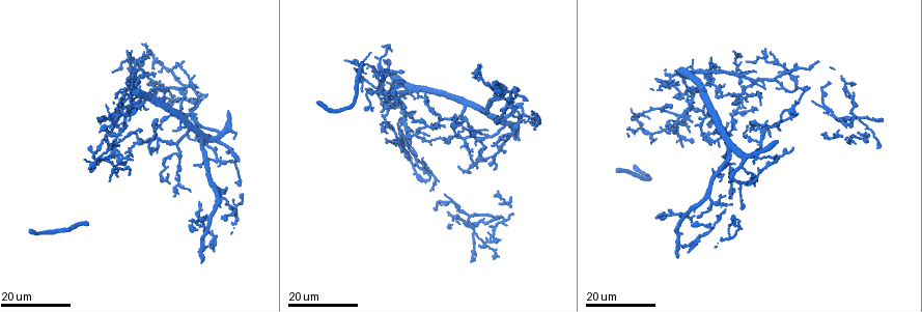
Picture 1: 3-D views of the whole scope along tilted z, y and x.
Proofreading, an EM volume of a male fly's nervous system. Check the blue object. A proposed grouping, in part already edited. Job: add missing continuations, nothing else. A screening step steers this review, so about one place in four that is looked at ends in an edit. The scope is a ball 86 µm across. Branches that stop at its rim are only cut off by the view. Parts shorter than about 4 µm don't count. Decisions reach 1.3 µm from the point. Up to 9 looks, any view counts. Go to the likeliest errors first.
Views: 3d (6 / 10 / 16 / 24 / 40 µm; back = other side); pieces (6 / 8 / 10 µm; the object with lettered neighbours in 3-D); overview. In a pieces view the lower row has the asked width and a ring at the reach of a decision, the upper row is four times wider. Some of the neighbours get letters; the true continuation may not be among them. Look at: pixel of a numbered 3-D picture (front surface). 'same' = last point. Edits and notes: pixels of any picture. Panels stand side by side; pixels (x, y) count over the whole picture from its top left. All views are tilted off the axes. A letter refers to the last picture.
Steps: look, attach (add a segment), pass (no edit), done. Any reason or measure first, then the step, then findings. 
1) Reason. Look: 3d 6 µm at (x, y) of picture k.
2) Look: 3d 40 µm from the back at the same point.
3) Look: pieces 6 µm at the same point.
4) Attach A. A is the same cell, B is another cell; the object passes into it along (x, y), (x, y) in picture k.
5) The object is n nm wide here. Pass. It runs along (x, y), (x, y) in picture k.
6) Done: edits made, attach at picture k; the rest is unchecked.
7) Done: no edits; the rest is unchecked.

Free end. Look: 3d 16 µm at (747, 73) of picture 1.

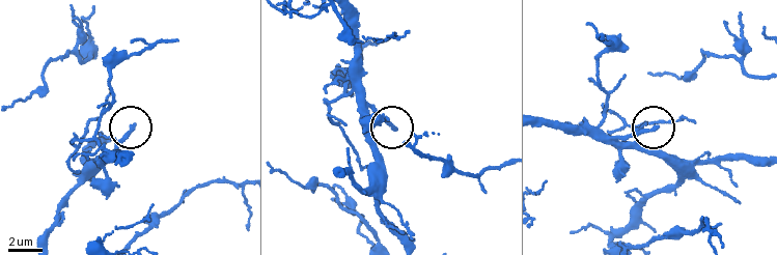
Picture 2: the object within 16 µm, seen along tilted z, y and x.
Look: pieces 6 µm at (657, 128) of picture 2.

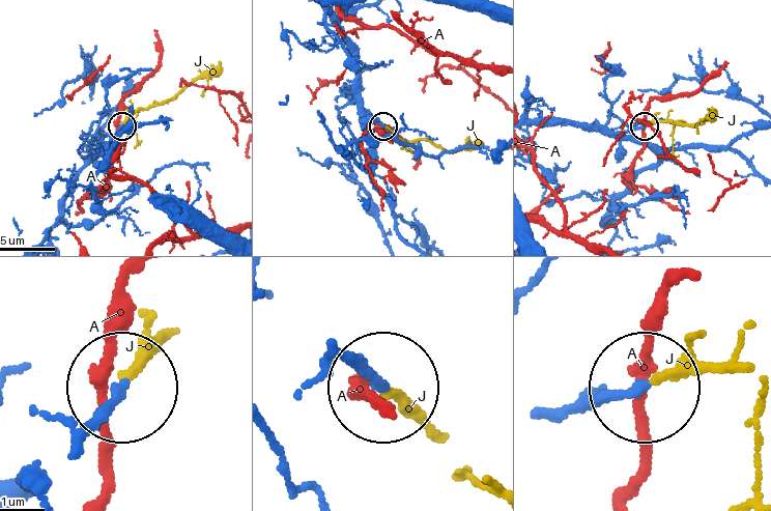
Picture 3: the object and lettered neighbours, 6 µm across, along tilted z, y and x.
Attach J. J is the same cell, A is another cell; the object passes into it along (346, 352), (436, 428) in picture 3; it goes on there.

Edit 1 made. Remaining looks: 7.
Look: 3d 16 µm at (491, 144) of picture 1.

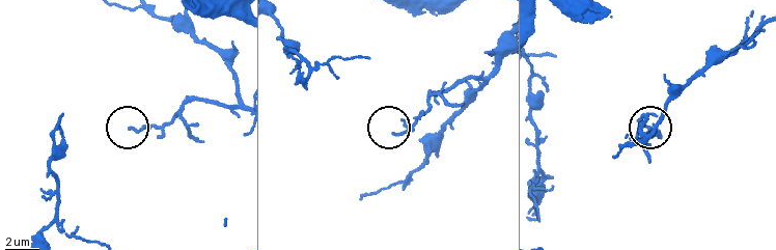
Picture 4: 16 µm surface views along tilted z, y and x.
Look: pieces 10 µm at (395, 136) of picture 4.

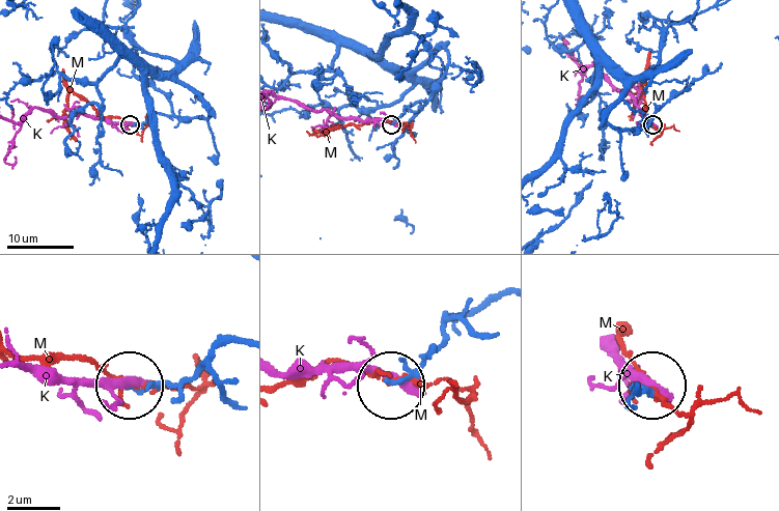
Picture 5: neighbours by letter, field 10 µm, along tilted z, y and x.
The object is 170 nm wide here. Pass. K and M are other cells; none of them fits.

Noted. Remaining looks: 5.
Branch stops here. Look: 3d 24 µm at (143, 132) of picture 1.

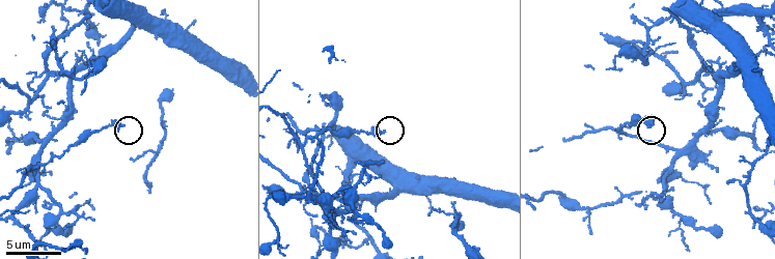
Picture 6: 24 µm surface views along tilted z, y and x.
Look: pieces 6 µm at (123, 126) of picture 6.

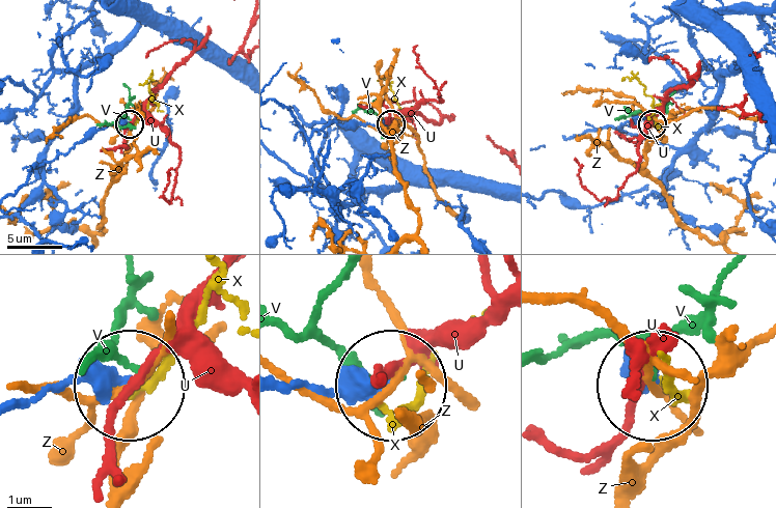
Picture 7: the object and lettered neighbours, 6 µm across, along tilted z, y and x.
Pass. U, V, X and Z are other cells; it runs along (19, 402), (130, 379) in picture 7; no lettered segment goes on from it.

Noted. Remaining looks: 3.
End of a long branch. Look: 3d 24 µm at (726, 209) of picture 1.

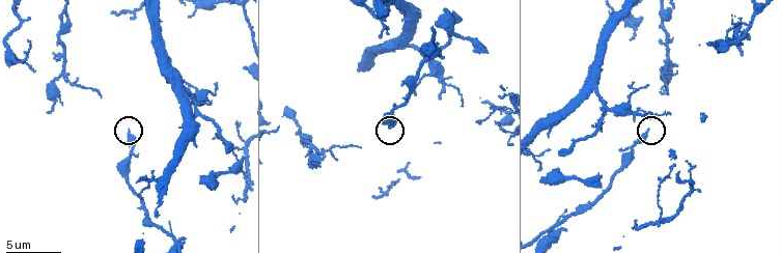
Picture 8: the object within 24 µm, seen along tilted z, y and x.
Look: pieces 10 µm at (648, 129) of picture 8.

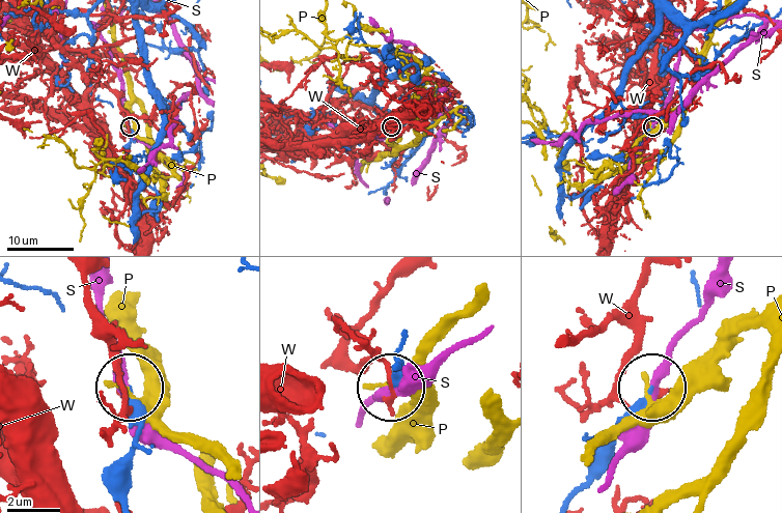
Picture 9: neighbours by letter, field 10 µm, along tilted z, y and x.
Pass. P, S and W are other cells; no lettered segment goes on from it.

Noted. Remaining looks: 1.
Done: edits made, attach at picture 3; the rest is unchecked.

